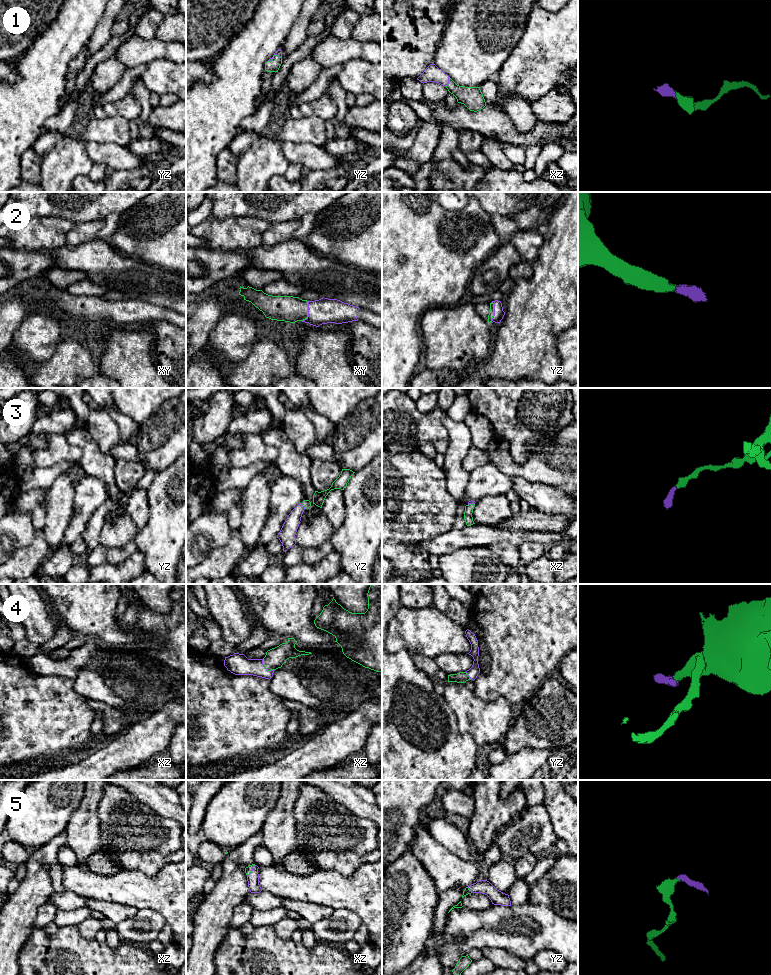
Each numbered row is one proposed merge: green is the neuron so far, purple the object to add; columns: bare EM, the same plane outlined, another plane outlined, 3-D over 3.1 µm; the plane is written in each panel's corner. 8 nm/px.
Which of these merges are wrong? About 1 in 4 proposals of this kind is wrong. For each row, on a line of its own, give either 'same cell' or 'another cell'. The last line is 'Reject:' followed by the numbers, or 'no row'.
1: same cell
2: same cell
3: same cell
4: same cell
5: same cell
Reject: no row

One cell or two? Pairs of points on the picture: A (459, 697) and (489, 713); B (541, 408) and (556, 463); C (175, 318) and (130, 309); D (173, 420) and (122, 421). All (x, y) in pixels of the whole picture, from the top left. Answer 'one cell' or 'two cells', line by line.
A: one cell
B: two cells
C: one cell
D: two cells

